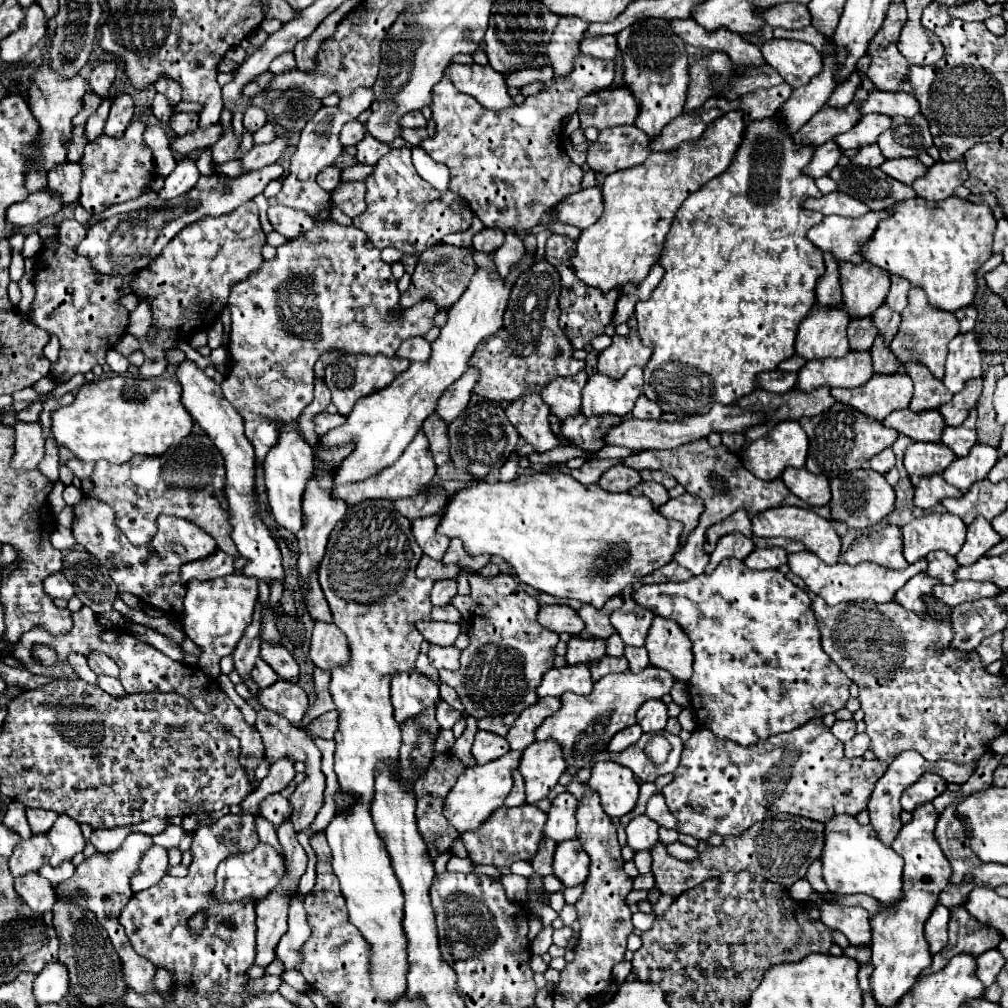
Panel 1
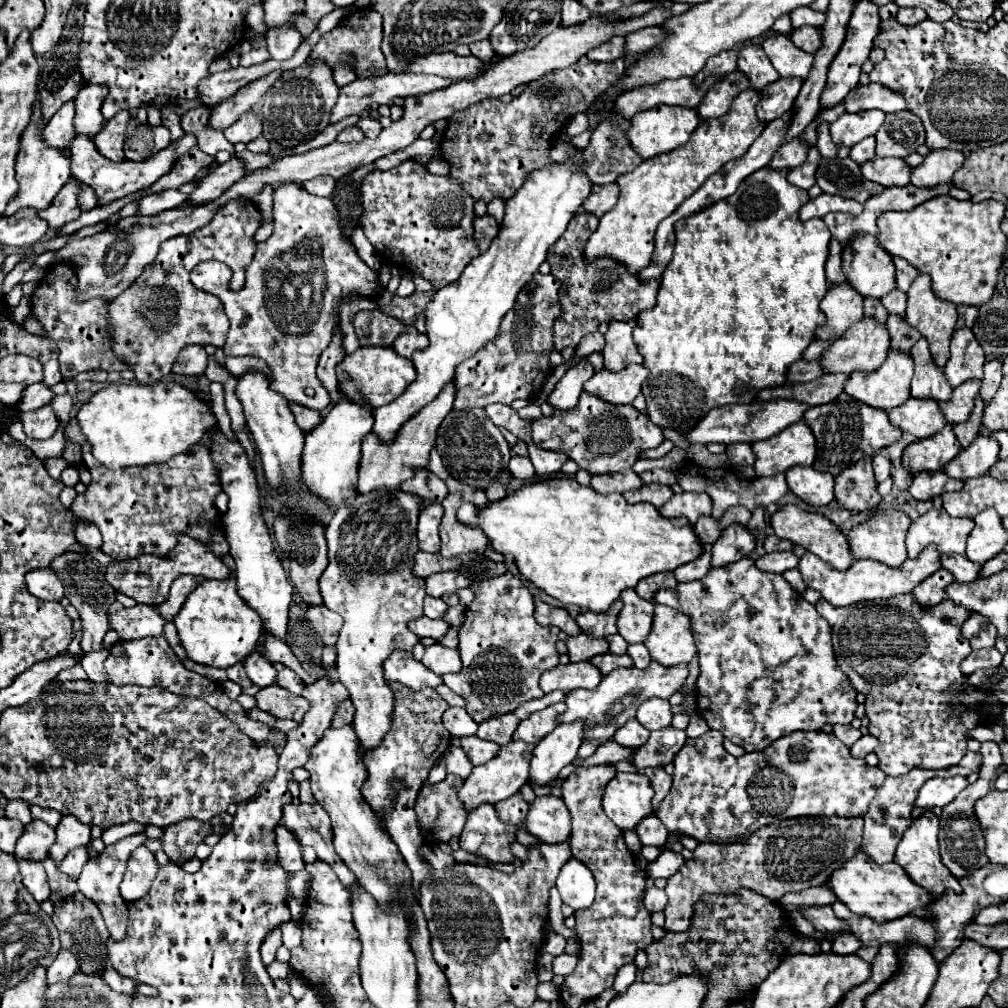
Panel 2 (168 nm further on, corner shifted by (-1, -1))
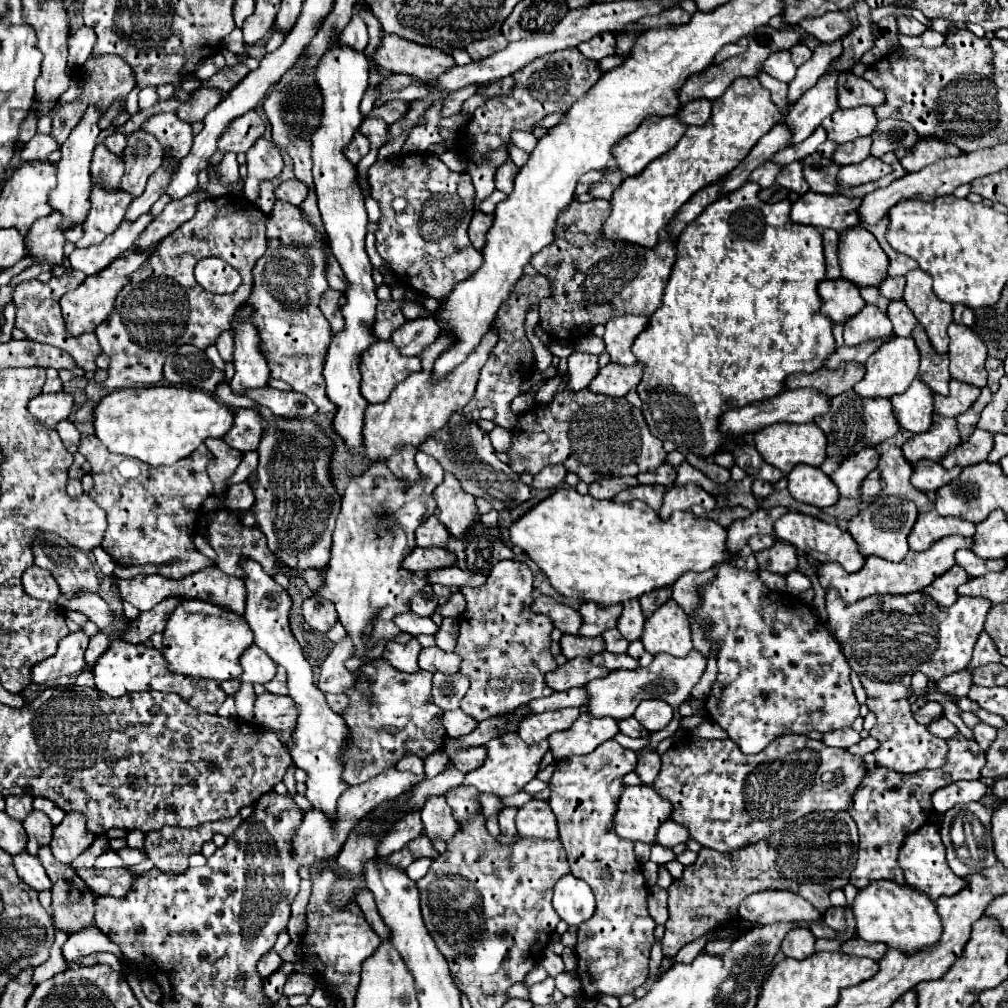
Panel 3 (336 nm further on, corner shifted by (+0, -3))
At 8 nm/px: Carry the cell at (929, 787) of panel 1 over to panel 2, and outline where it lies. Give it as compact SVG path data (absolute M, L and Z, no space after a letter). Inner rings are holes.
M949 776L949 778L931 778L927 780L921 790L919 796L915 798L915 808L943 808L945 804L949 804L963 788L967 786L967 780L963 776Z

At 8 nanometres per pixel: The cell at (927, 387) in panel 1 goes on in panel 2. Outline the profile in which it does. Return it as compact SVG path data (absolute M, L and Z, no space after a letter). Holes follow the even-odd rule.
M919 338L917 344L911 348L911 358L915 362L911 396L913 398L931 398L937 402L951 400L953 388L945 380L943 370L933 364L933 358L929 354L929 344L925 338Z

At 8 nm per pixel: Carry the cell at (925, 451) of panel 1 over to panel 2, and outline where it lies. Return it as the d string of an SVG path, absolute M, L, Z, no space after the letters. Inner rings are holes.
M947 424L935 436L909 444L903 450L901 464L913 474L923 472L923 470L925 472L937 472L949 460L953 460L953 456L957 456L959 452L961 452L961 446L959 446L953 430L951 430L951 424Z

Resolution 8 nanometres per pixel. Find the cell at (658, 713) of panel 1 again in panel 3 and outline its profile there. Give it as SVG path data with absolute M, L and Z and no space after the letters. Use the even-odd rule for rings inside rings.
M642 700L634 712L634 718L642 722L648 732L658 732L672 720L672 708L662 700Z

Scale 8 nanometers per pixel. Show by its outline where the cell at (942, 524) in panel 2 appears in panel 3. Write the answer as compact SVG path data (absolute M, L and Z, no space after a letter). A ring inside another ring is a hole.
M930 510L930 512L918 516L918 520L908 536L908 544L912 550L922 552L922 550L928 550L940 538L946 538L952 534L974 536L974 530L976 530L976 526L962 518L954 518L954 516L944 518L936 510Z

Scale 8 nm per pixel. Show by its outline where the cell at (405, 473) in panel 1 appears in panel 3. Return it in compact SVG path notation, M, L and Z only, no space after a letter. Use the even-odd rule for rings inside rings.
M490 328L488 334L482 336L474 352L462 364L458 364L458 368L454 368L446 378L442 378L442 382L430 382L430 370L434 368L438 354L446 352L452 346L452 342L454 336L442 332L442 336L438 336L434 344L422 350L422 370L418 374L410 374L402 384L398 384L386 402L368 404L364 420L366 456L390 456L398 450L398 446L404 444L412 444L414 448L418 448L430 434L440 430L454 412L462 412L462 408L472 400L480 368L484 366L486 358L490 356L490 350L498 342L498 330Z

